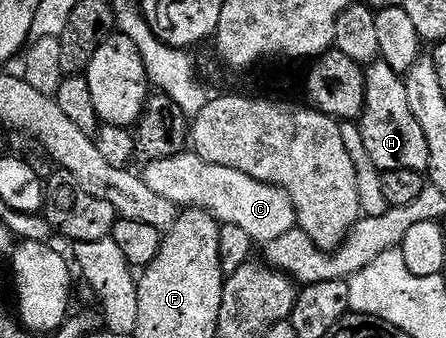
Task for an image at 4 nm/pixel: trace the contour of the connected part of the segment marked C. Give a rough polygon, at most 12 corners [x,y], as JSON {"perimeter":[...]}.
{"perimeter":[[192,151],[140,175],[255,243],[297,226],[283,189]]}

